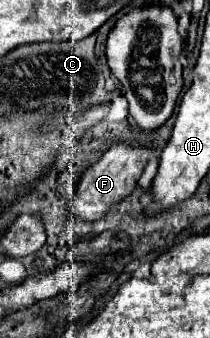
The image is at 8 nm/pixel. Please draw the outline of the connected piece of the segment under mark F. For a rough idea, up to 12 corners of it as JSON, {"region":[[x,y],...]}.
{"region":[[114,145],[82,177],[74,207],[98,221],[130,195],[150,149]]}

